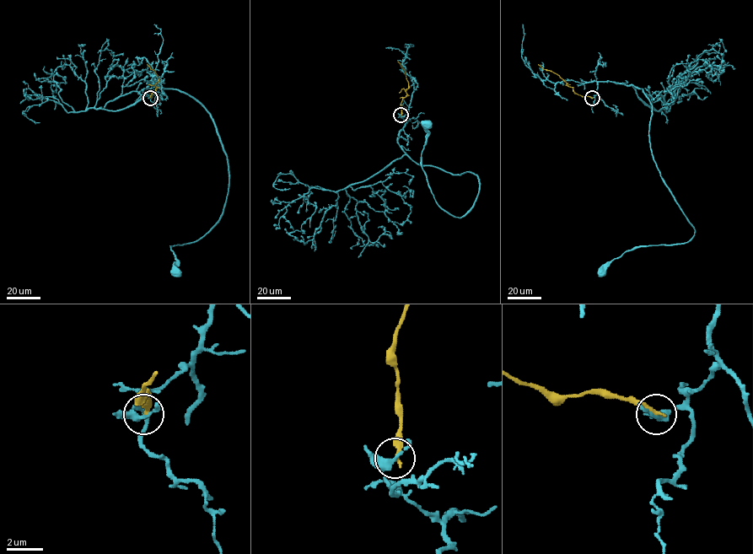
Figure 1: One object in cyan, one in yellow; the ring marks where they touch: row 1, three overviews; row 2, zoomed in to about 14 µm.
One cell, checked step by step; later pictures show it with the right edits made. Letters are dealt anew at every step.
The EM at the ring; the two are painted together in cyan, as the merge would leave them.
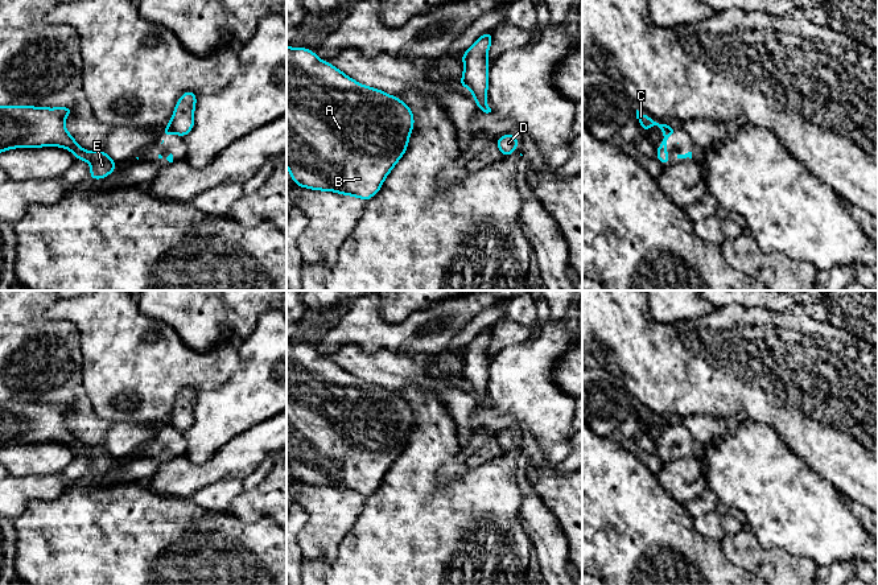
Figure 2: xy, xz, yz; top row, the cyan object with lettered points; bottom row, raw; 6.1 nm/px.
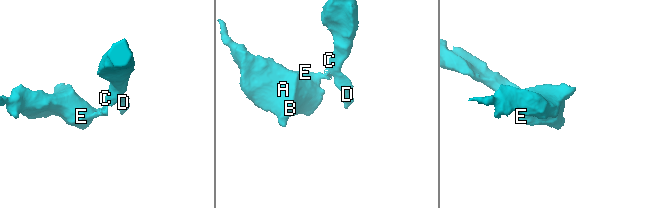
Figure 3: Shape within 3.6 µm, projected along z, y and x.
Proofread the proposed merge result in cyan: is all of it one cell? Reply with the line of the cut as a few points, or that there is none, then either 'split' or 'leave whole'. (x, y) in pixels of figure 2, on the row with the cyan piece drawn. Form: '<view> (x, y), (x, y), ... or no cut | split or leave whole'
yz (671, 127), (664, 132) | split

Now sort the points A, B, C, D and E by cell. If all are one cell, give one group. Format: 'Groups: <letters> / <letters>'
Groups: A B E / C D

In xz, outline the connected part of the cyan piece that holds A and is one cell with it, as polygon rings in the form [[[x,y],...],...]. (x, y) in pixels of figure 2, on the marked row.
[[[287,46],[287,168],[289,169],[292,181],[300,188],[334,191],[342,195],[356,197],[367,202],[382,189],[384,180],[405,153],[413,125],[413,111],[401,99],[354,81],[331,63],[321,61],[317,53],[306,48]]]

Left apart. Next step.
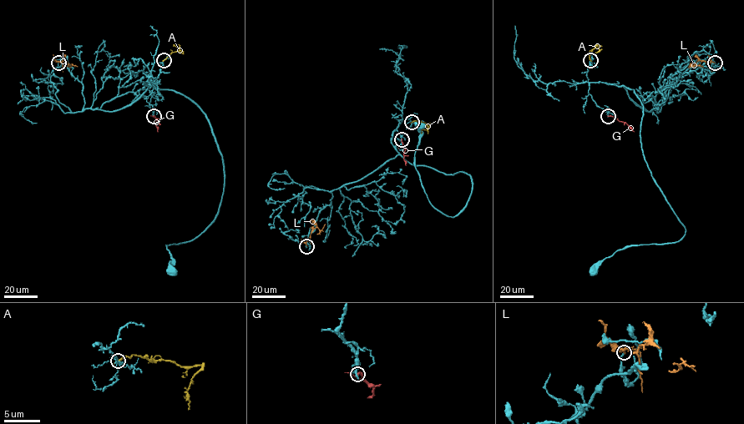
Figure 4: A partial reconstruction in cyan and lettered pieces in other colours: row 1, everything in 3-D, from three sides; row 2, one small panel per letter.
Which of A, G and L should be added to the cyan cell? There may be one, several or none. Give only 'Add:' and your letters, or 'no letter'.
Add: no letter

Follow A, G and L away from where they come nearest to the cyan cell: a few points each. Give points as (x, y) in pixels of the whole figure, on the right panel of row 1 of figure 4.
A: (590, 60), (590, 52), (596, 52), (599, 50), (598, 46), (601, 46)
G: (608, 116), (625, 122), (634, 132)
L: (715, 63), (698, 60), (695, 63), (699, 65), (693, 67)

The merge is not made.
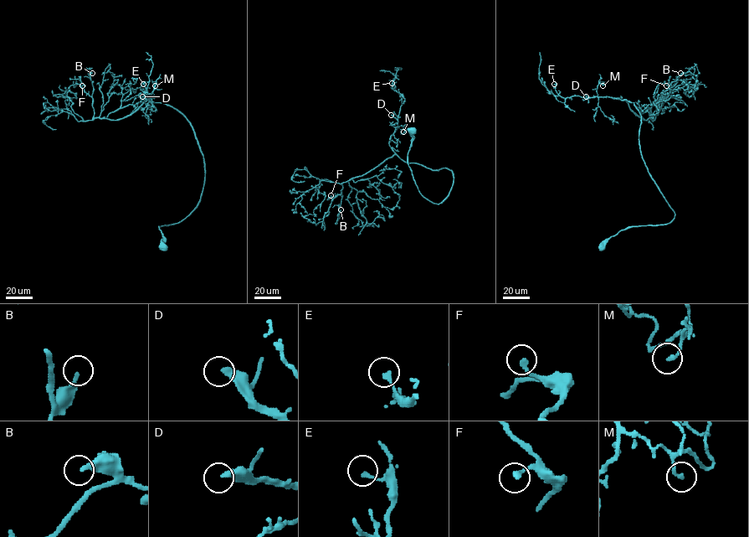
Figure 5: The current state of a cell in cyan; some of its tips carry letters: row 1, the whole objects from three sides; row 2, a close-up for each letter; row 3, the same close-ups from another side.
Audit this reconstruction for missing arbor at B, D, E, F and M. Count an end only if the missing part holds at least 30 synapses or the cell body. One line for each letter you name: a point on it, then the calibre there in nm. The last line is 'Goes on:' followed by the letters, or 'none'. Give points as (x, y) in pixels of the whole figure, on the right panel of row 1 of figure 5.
D: Place: (586, 96). Thickness 320 nm
Goes on: D

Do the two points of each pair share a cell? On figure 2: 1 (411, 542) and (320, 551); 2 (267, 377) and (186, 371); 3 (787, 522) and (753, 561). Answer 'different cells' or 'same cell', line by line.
1: different cells
2: different cells
3: different cells

